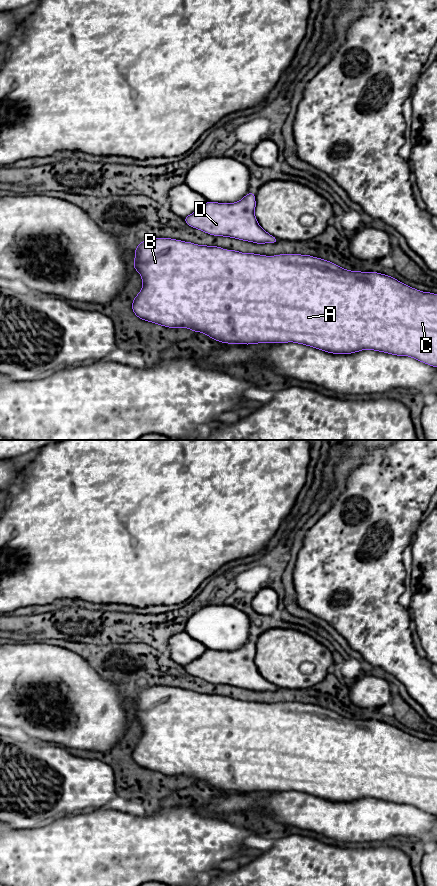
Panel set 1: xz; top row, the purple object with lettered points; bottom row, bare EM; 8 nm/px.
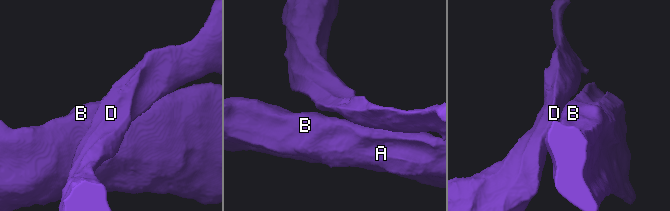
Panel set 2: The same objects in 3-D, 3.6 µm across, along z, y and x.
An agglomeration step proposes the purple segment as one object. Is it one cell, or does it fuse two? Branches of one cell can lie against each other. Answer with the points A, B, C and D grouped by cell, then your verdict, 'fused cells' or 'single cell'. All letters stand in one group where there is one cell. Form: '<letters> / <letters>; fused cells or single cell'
A B C D; single cell

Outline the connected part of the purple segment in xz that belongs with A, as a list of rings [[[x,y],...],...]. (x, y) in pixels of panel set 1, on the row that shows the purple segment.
[[[172,238],[142,241],[133,252],[133,269],[140,274],[143,285],[132,301],[132,311],[144,321],[187,328],[227,344],[293,342],[332,354],[374,350],[408,356],[437,368],[437,294],[422,292],[394,277],[346,270],[311,255],[266,256]]]

